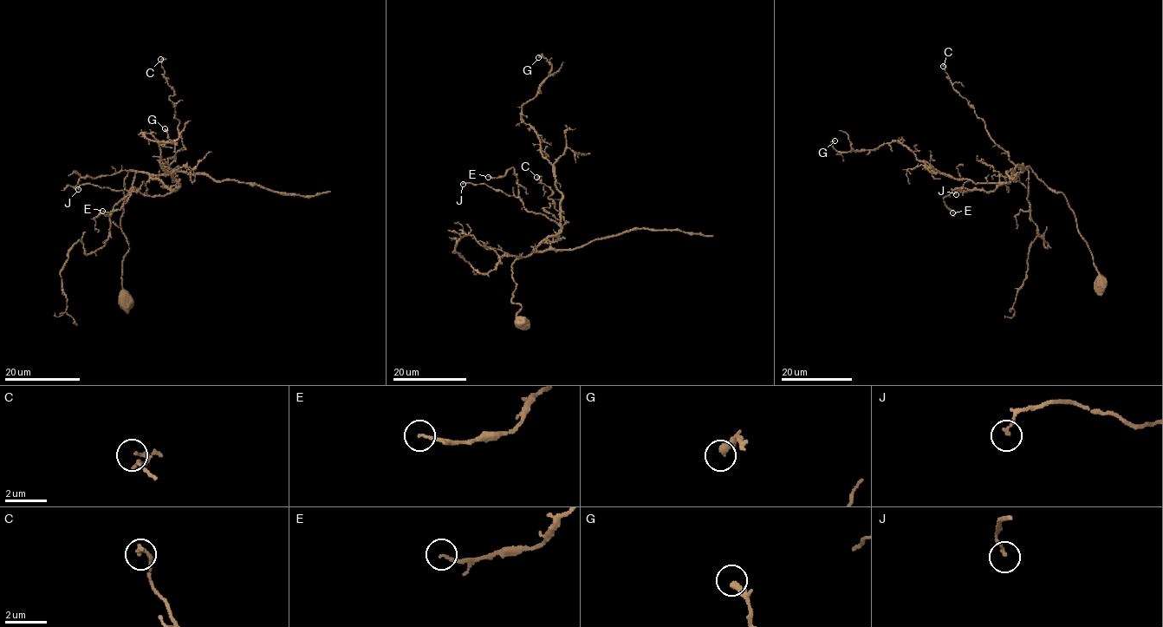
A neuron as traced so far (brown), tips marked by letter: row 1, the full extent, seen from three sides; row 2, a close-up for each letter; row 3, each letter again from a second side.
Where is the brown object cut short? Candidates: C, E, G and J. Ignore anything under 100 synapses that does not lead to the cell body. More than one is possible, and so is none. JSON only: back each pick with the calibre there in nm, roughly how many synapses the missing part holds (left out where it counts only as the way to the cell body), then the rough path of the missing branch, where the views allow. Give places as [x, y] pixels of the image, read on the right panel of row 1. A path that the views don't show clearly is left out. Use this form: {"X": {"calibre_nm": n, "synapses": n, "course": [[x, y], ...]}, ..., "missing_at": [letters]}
{"missing_at": []}

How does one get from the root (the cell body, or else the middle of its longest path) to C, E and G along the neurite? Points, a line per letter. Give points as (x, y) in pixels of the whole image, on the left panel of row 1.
C: (125, 301), (125, 179), (129, 172), (163, 174), (183, 146), (170, 99), (173, 90), (160, 59)
E: (125, 301), (125, 179), (144, 171), (175, 190), (144, 196), (134, 186), (120, 209), (102, 211)
G: (125, 301), (125, 179), (144, 171), (178, 186), (162, 167), (159, 144), (144, 136), (176, 143), (165, 128)

